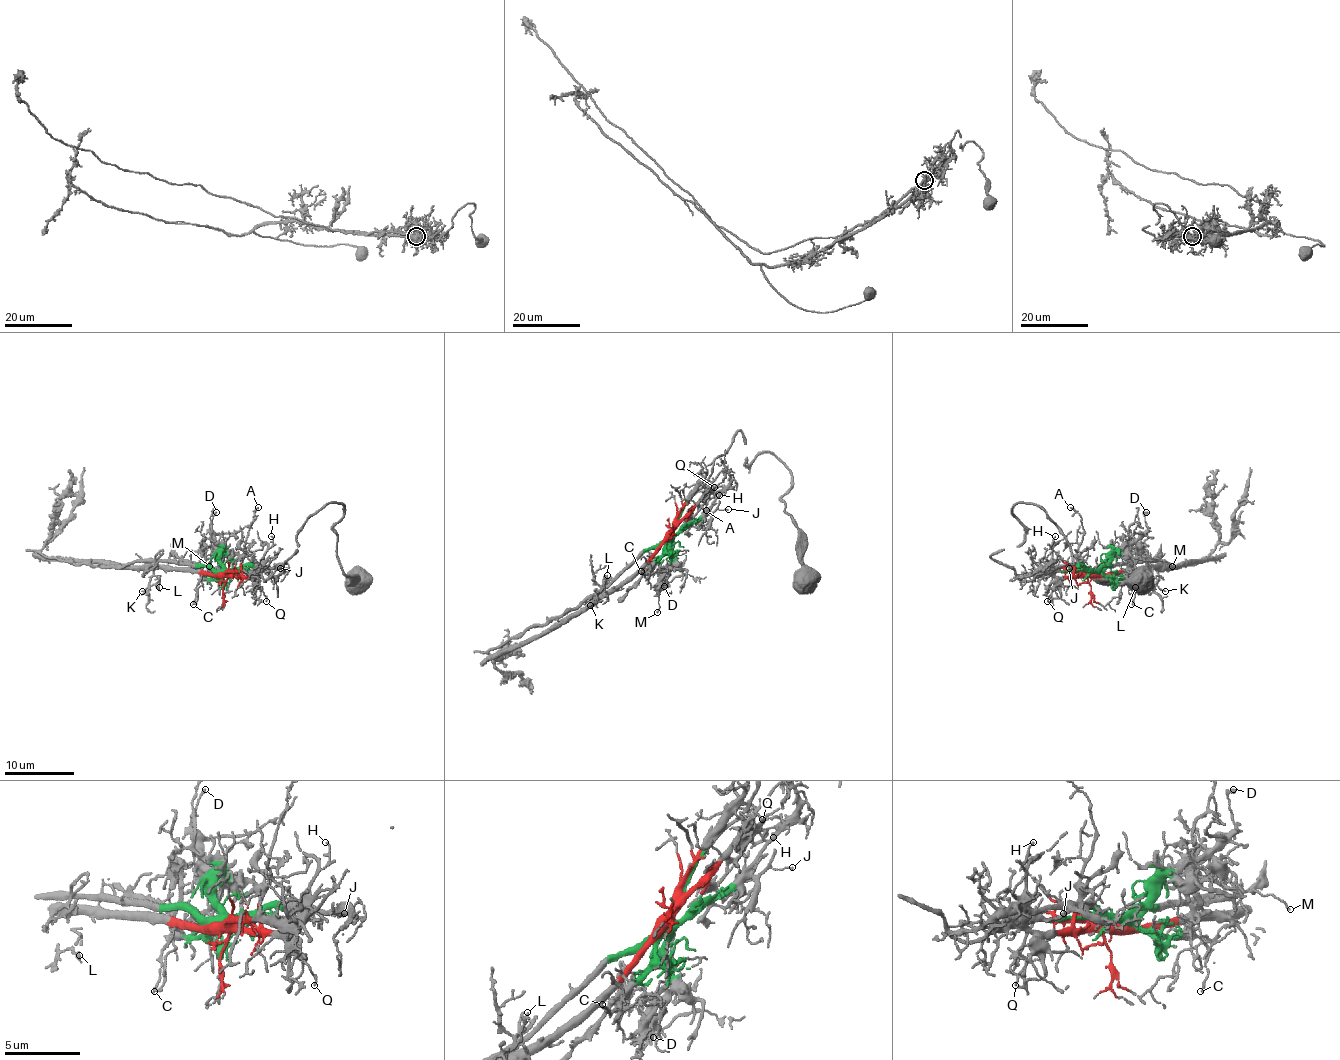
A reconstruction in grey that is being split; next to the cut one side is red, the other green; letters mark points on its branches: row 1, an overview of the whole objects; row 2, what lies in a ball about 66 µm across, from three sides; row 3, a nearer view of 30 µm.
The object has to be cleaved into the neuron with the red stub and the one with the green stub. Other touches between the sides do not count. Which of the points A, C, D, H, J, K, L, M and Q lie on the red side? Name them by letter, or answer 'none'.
A, H, K, L, Q

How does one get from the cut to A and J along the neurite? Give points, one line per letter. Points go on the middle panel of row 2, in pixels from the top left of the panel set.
A: (671, 533), (689, 514), (698, 522), (706, 510)
J: (671, 533), (682, 533), (708, 514), (727, 508)

